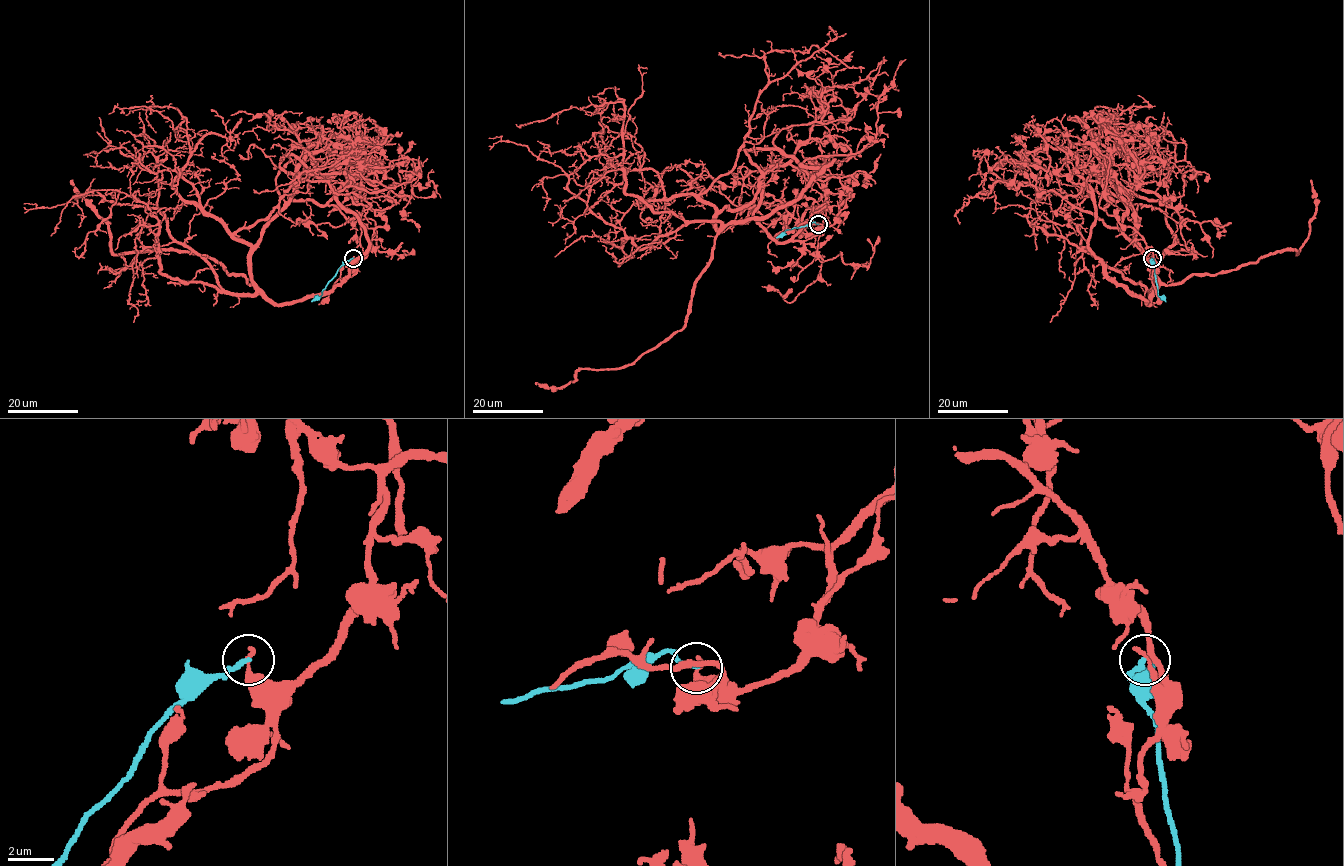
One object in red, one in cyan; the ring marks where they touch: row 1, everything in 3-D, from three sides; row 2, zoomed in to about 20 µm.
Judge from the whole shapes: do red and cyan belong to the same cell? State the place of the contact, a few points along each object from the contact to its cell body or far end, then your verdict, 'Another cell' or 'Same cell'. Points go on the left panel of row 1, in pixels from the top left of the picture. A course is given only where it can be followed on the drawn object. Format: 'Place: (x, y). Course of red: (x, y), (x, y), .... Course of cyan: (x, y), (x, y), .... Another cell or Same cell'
Place: (353, 258). Course of red: (353, 257), (363, 169), (325, 149), (253, 293), (165, 276), (158, 219), (115, 190), (51, 236). Course of cyan: (353, 258), (338, 269), (321, 294), (311, 301). Another cell

